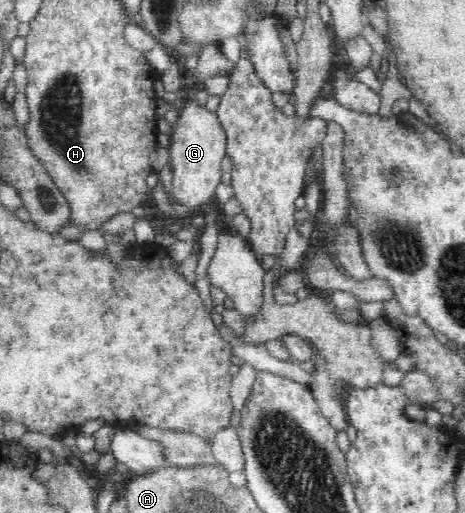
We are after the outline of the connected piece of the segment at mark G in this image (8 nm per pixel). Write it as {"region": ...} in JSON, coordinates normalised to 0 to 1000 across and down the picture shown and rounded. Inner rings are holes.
{"region":[[[424,193],[402,199],[368,253],[361,300],[370,331],[363,378],[376,402],[424,405],[462,386],[462,366],[475,359],[475,312],[486,302],[486,265],[462,218],[430,207]]]}

